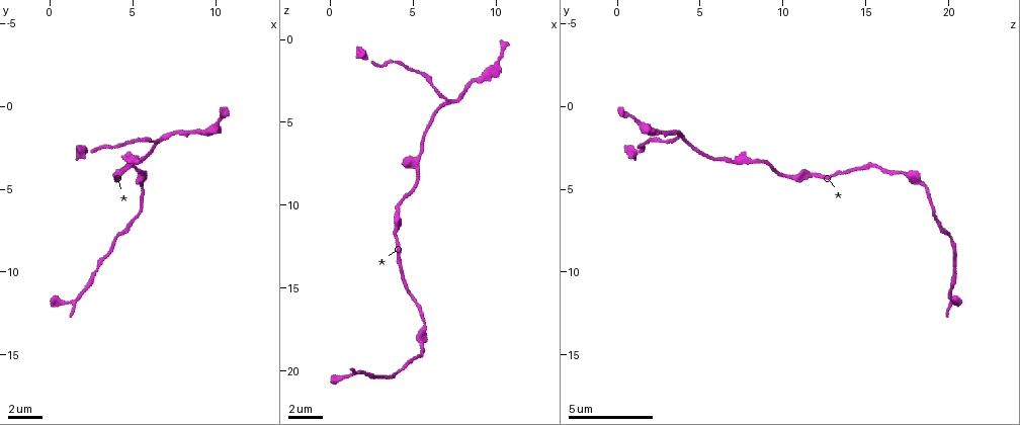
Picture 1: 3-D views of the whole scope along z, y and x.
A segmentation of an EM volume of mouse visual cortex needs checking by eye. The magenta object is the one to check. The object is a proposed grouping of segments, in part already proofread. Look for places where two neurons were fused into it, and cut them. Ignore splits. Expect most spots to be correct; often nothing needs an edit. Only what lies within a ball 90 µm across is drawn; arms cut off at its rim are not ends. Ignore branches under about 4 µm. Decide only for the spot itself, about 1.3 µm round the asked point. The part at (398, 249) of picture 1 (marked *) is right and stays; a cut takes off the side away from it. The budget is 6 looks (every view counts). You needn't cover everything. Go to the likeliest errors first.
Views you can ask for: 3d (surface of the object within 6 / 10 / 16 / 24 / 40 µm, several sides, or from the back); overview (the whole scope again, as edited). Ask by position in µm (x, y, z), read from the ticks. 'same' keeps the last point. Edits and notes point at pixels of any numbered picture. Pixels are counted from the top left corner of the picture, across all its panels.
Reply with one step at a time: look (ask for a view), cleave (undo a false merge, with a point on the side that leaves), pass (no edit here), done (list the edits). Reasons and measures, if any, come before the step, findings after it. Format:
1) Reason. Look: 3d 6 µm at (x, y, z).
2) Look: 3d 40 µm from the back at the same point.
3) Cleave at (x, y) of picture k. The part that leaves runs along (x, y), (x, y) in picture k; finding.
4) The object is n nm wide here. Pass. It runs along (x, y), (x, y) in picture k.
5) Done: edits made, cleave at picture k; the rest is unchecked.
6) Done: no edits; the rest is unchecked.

Three arms meet. Look: 3d 10 µm at (7.2, 1.8, 3.9).

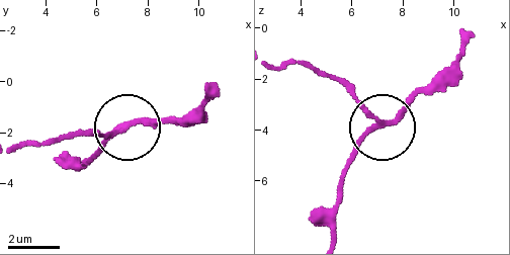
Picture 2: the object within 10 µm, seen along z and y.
3 arms meet here. Pass. It runs along (329, 233), (329, 214), (355, 149), (438, 72) in picture 2; one neuron here.

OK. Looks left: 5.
Sudden change in width. Look: 3d 16 µm at (5.1, 3.4, 8.9).

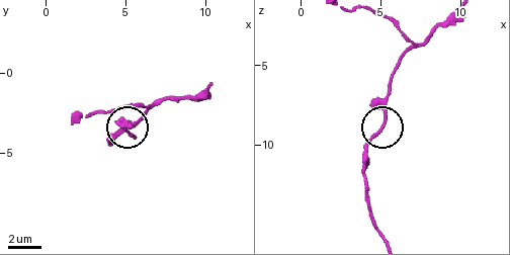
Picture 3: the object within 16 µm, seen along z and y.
Pass. It runs along (366, 186), (366, 151), (383, 121), (387, 86) in picture 3; continuous, no second neuron.

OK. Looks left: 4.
Calibre changes. Look: 3d 10 µm at (5.6, 5.1, 18.8).

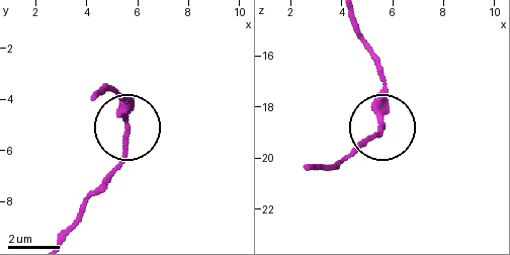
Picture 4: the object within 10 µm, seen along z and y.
Pass. Continuous, no second neuron.

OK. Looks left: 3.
Done: no edits; the rest is unchecked.

